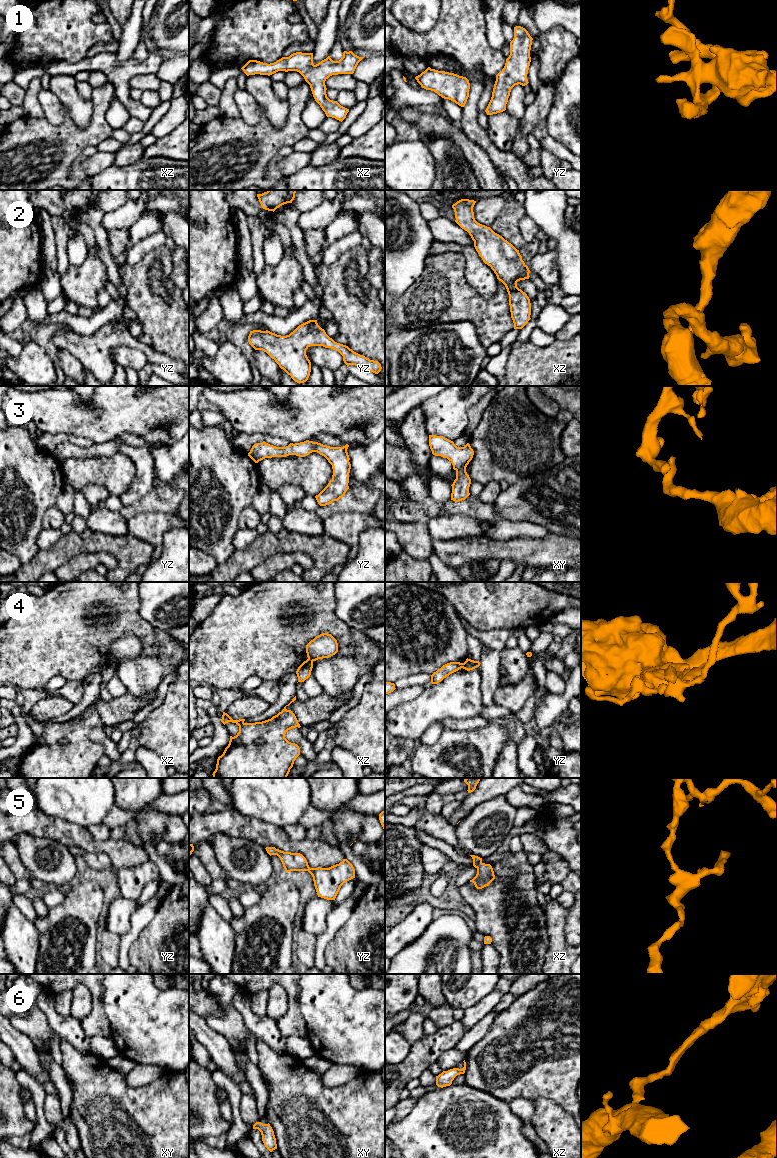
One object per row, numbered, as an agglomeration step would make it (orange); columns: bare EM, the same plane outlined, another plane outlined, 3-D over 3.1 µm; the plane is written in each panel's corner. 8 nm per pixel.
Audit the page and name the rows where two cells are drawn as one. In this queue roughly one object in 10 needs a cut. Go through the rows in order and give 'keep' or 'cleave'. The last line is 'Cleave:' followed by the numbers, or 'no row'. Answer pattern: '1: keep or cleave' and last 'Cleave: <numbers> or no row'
1: keep
2: keep
3: keep
4: cleave
5: keep
6: keep
Cleave: 4

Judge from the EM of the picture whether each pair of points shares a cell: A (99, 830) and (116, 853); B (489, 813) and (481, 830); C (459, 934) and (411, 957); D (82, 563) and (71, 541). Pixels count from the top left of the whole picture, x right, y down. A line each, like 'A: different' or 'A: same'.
A: different
B: same
C: same
D: different

